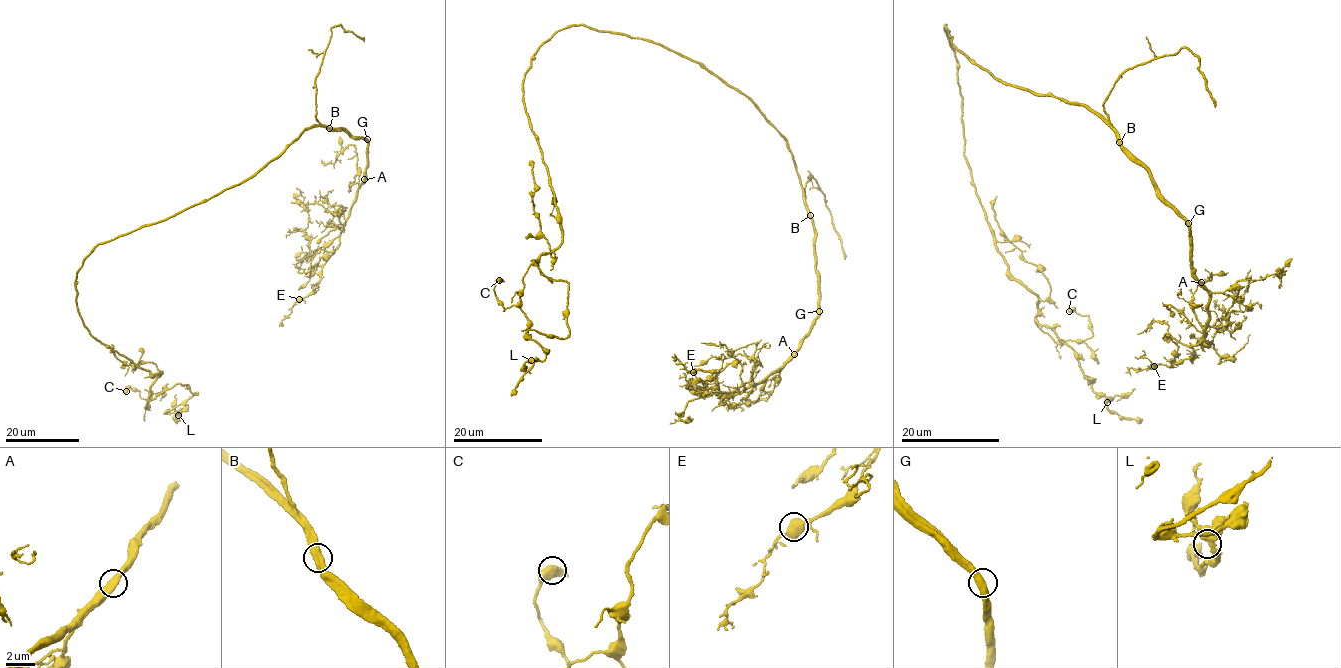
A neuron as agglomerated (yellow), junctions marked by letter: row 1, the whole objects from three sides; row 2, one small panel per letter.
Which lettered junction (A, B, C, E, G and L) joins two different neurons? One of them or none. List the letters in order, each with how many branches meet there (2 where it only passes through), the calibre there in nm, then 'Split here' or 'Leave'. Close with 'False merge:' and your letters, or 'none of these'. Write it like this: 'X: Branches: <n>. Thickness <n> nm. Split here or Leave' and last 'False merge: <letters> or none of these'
A: Branches: 2. Thickness 500 nm. Leave
B: Branches: 2. Thickness 500 nm. Leave
C: Branches: 2. Thickness 500 nm. Leave
E: Branches: 2. Thickness 500 nm. Leave
G: Branches: 2. Thickness 500 nm. Leave
L: Branches: 2. Thickness 500 nm. Leave
False merge: none of these

